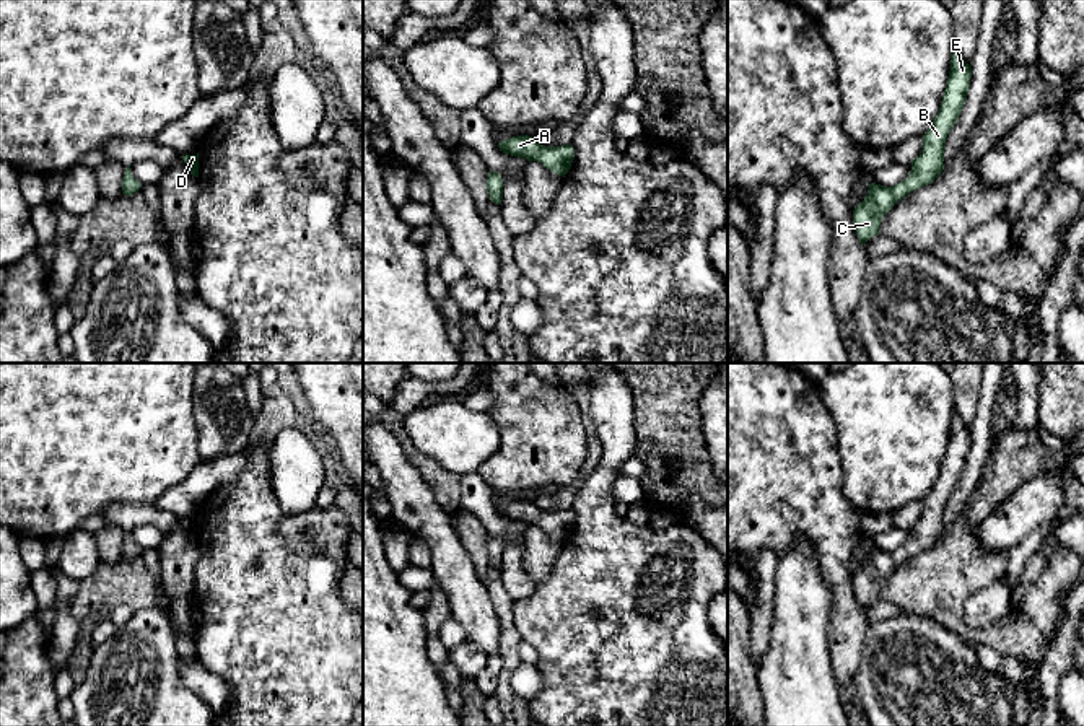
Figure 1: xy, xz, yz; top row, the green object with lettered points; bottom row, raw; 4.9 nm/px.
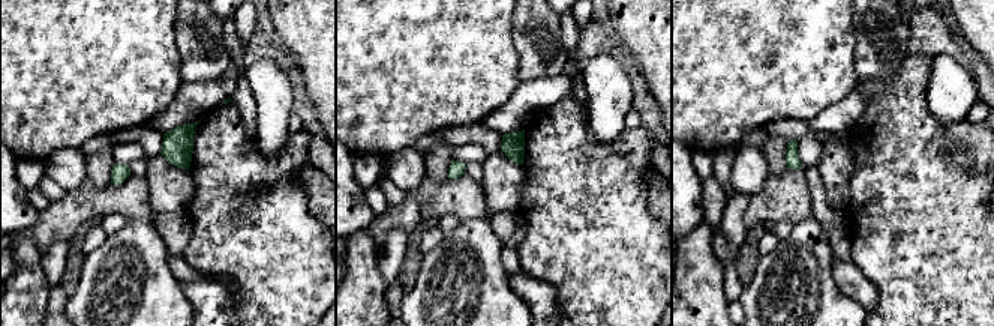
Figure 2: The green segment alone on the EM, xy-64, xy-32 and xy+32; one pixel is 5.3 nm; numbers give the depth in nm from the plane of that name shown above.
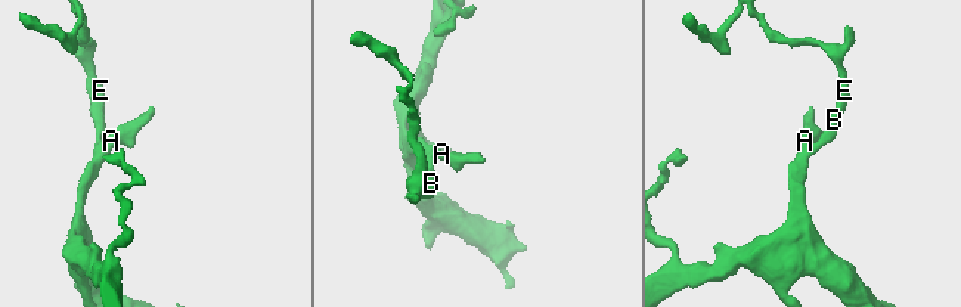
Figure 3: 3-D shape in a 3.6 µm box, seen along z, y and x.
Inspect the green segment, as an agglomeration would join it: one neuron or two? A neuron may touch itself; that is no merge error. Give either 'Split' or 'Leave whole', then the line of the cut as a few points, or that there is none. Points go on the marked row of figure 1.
Leave whole. No split

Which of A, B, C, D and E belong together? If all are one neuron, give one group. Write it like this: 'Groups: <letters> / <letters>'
Groups: A B C D E

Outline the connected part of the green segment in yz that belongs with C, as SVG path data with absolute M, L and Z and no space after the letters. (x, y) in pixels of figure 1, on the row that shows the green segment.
M957 47L952 50L951 72L944 90L942 104L931 127L923 135L923 150L911 160L910 176L892 186L869 184L868 195L853 210L853 225L864 246L868 239L879 234L882 216L905 195L924 187L942 173L944 150L949 132L957 122L970 86L972 67L962 59Z

